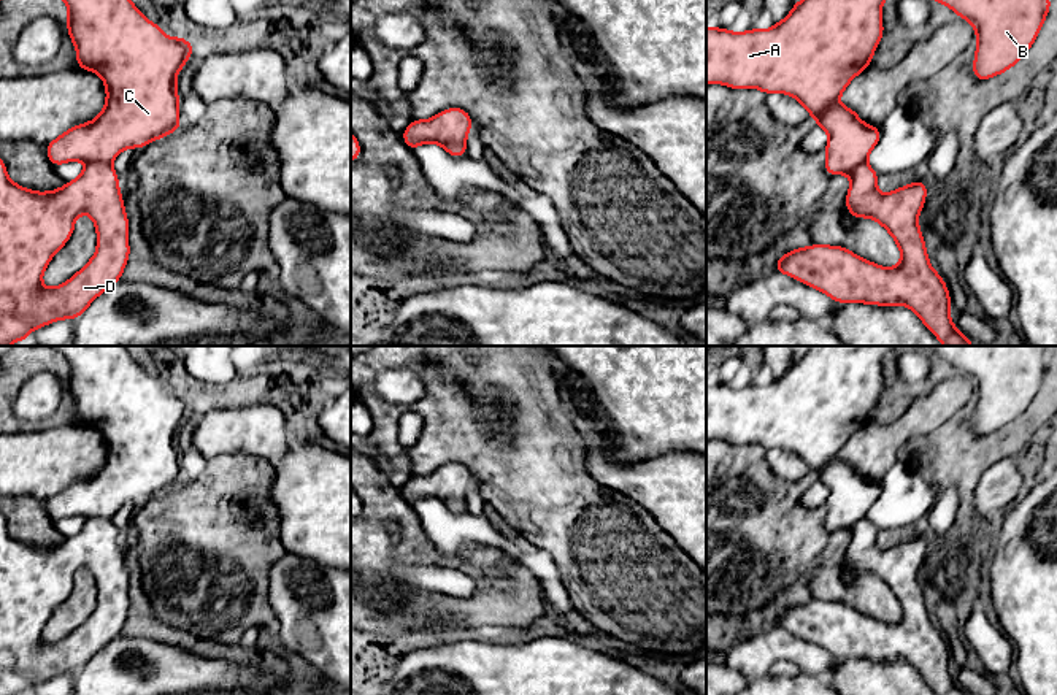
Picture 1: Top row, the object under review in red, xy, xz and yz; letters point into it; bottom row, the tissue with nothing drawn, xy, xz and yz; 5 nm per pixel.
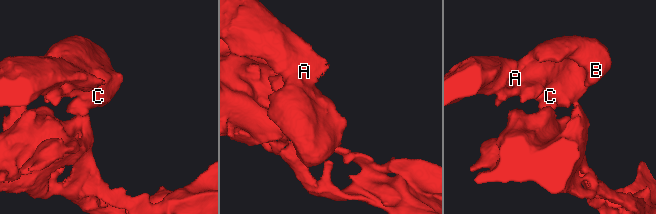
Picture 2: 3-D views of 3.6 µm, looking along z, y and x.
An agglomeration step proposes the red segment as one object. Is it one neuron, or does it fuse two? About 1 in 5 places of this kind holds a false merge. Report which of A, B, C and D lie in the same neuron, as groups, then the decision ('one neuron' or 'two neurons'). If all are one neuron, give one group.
groups A B C D; one neuron

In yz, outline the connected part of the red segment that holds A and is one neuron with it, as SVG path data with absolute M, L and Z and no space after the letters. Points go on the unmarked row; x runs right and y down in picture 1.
M811 346L806 354L797 355L792 367L781 378L773 379L768 386L749 384L743 389L733 389L730 384L706 382L706 441L719 438L730 444L757 443L765 451L781 447L797 454L809 471L816 474L816 481L828 489L828 498L824 505L825 528L832 532L848 530L851 533L851 543L846 549L846 565L849 570L855 574L871 573L879 578L895 595L901 608L901 616L897 622L884 624L841 601L811 600L779 611L774 628L789 630L824 647L836 659L908 662L919 671L936 695L968 695L949 674L952 662L947 641L928 617L924 592L917 579L917 573L927 554L927 539L924 536L914 536L881 551L876 546L879 530L865 516L882 489L879 482L860 476L854 465L838 459L848 440L870 422L871 413L884 390L881 374L882 357L889 351L905 348L922 349L930 355L940 357L974 382L976 411L973 416L973 430L979 436L1005 428L1025 411L1035 398L1051 363L1051 354L1046 346Z

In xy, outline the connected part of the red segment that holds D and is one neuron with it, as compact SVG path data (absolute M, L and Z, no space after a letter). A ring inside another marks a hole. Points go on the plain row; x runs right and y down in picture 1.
M48 346L60 352L68 362L67 384L76 401L78 424L95 427L105 438L106 457L103 467L90 478L73 481L46 501L49 517L57 522L81 516L87 522L63 543L49 547L35 547L17 541L8 533L0 513L0 695L29 695L30 685L38 685L60 674L76 674L108 643L122 635L122 627L130 611L129 574L119 546L117 528L110 520L125 503L144 503L154 495L181 484L179 451L176 432L192 413L194 400L181 392L165 392L162 381L148 376L132 359L125 346ZM89 570L95 578L97 606L94 612L67 638L46 644L43 628L54 609L67 600L75 586L75 574Z

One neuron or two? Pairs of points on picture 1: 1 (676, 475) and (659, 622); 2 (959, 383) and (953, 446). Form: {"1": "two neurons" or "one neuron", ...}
{"1": "two neurons", "2": "two neurons"}

